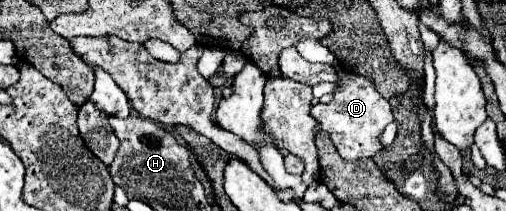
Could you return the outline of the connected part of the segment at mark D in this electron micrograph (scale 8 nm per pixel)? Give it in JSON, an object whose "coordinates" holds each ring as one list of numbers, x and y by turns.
{"coordinates":[[337,67,335,71,339,77,339,89,333,93,333,101,327,105,323,105,323,103,315,105,311,109,311,117,319,123,319,127,323,131,329,133,335,149,339,151,339,155,343,159,355,161,355,159,373,157,375,153,379,153,383,149,379,143,379,135,393,121,391,105,367,81,367,77,343,71,341,67]]}

